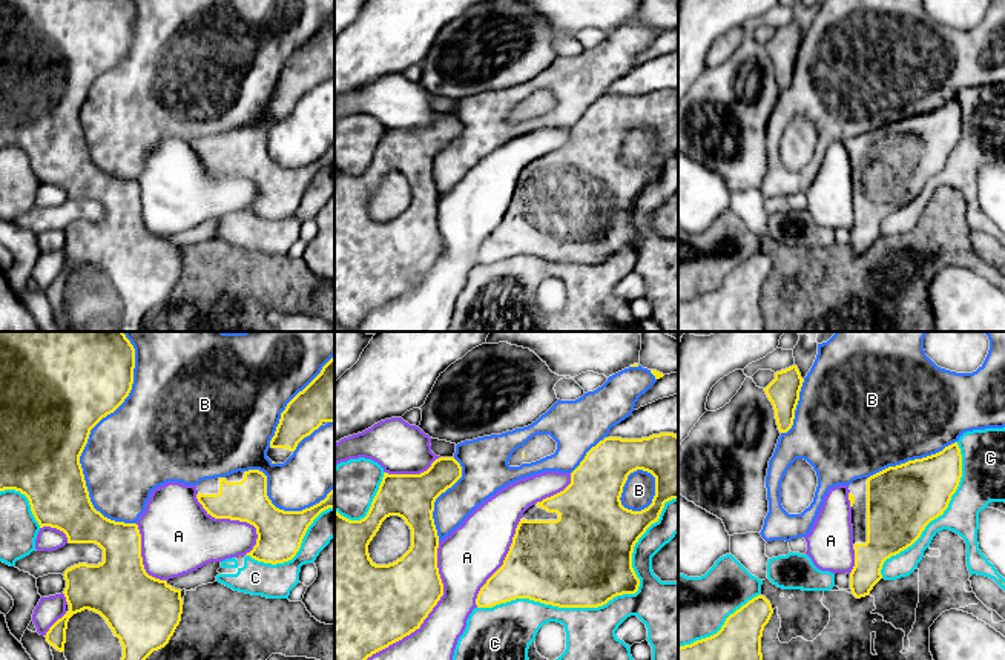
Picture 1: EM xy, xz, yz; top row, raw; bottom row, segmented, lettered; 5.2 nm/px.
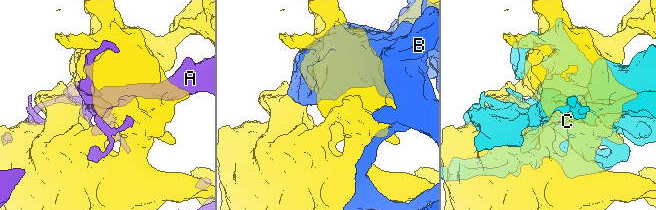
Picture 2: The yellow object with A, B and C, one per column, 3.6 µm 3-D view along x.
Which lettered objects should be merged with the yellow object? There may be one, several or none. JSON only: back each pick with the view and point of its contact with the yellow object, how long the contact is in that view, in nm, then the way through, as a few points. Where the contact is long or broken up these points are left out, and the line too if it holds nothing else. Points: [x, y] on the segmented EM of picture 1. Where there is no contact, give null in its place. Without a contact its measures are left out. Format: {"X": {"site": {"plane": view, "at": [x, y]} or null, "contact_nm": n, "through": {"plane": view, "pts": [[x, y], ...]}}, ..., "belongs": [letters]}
{"belongs": []}

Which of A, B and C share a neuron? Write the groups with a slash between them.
A / B / C

